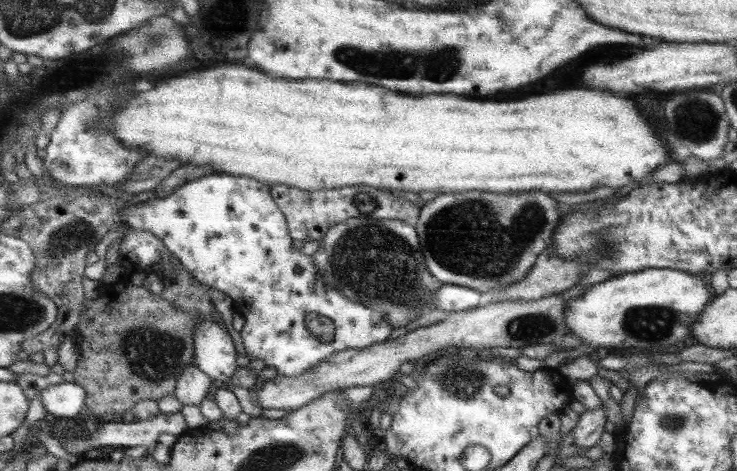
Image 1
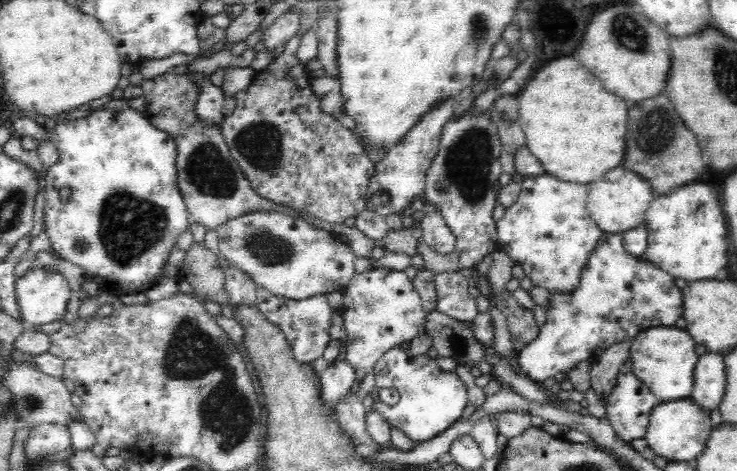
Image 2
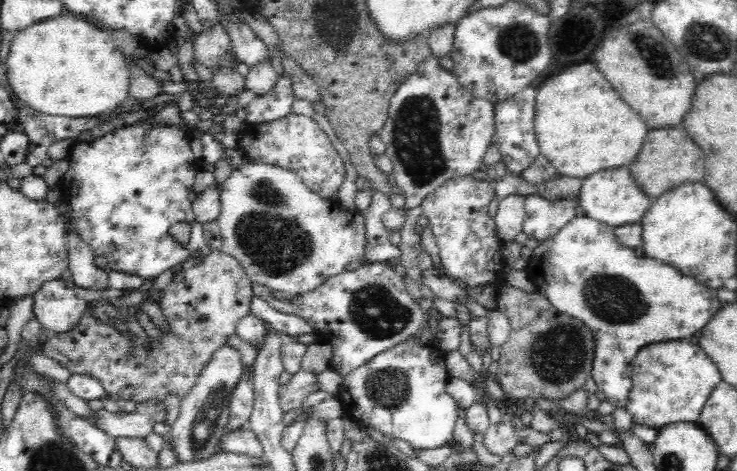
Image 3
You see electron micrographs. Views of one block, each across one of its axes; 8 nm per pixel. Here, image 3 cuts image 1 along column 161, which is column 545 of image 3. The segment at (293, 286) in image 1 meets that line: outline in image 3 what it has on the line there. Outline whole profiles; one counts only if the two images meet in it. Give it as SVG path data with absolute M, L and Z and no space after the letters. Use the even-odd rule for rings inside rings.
M535 192L525 197L525 212L522 234L540 245L553 240L570 221L585 216L578 198L548 200Z

